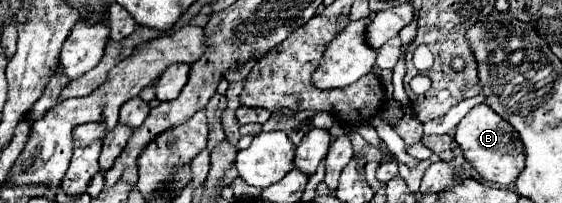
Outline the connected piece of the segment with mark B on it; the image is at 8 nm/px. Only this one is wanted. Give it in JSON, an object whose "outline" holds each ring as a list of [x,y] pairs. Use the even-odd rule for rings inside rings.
{"outline":[[[481,103],[471,109],[471,113],[457,125],[455,141],[459,143],[465,159],[477,169],[477,173],[491,183],[499,185],[511,185],[519,177],[519,173],[525,167],[525,149],[517,135],[517,131],[501,119],[489,105]]]}

